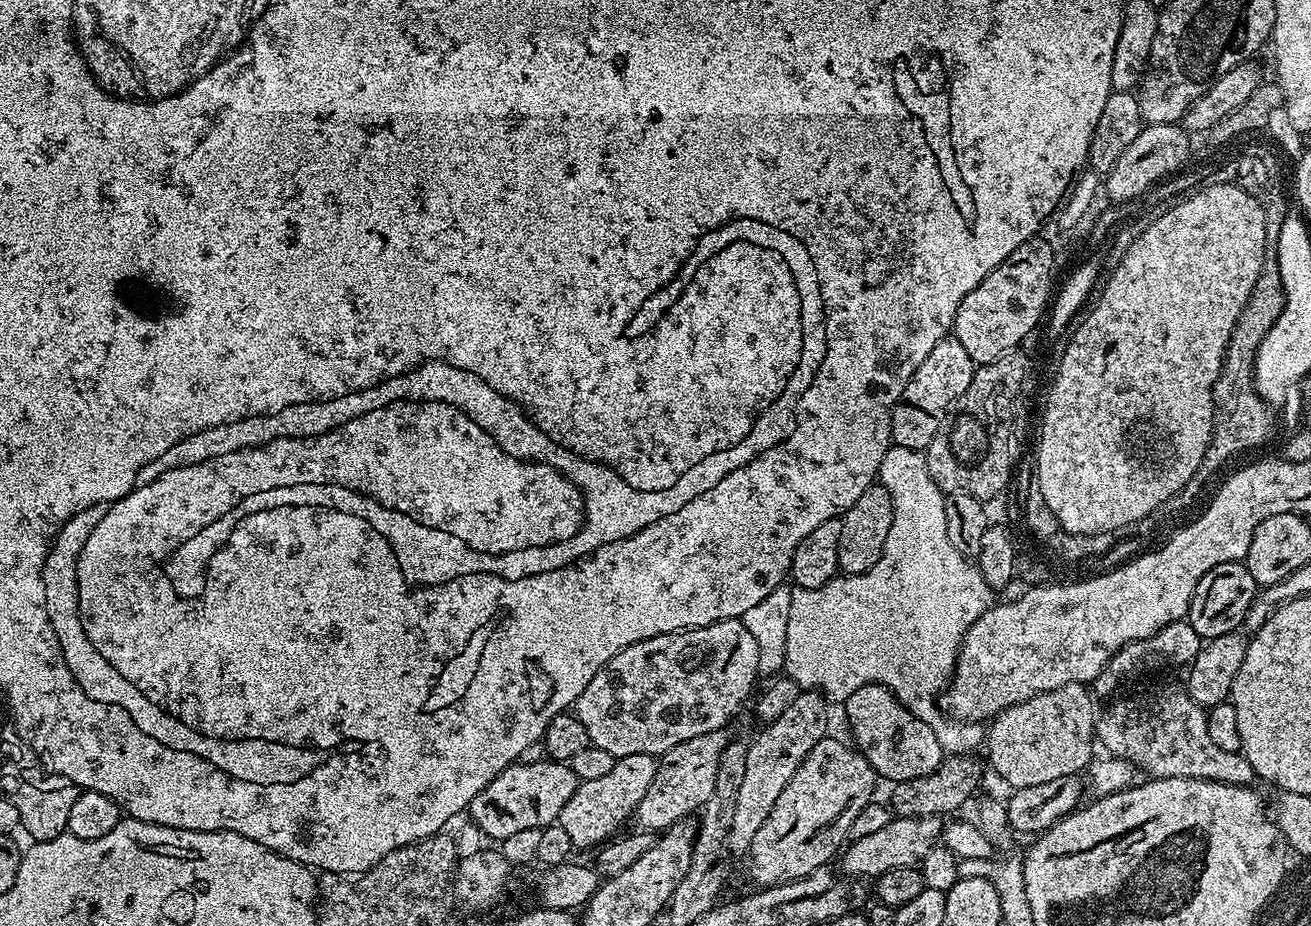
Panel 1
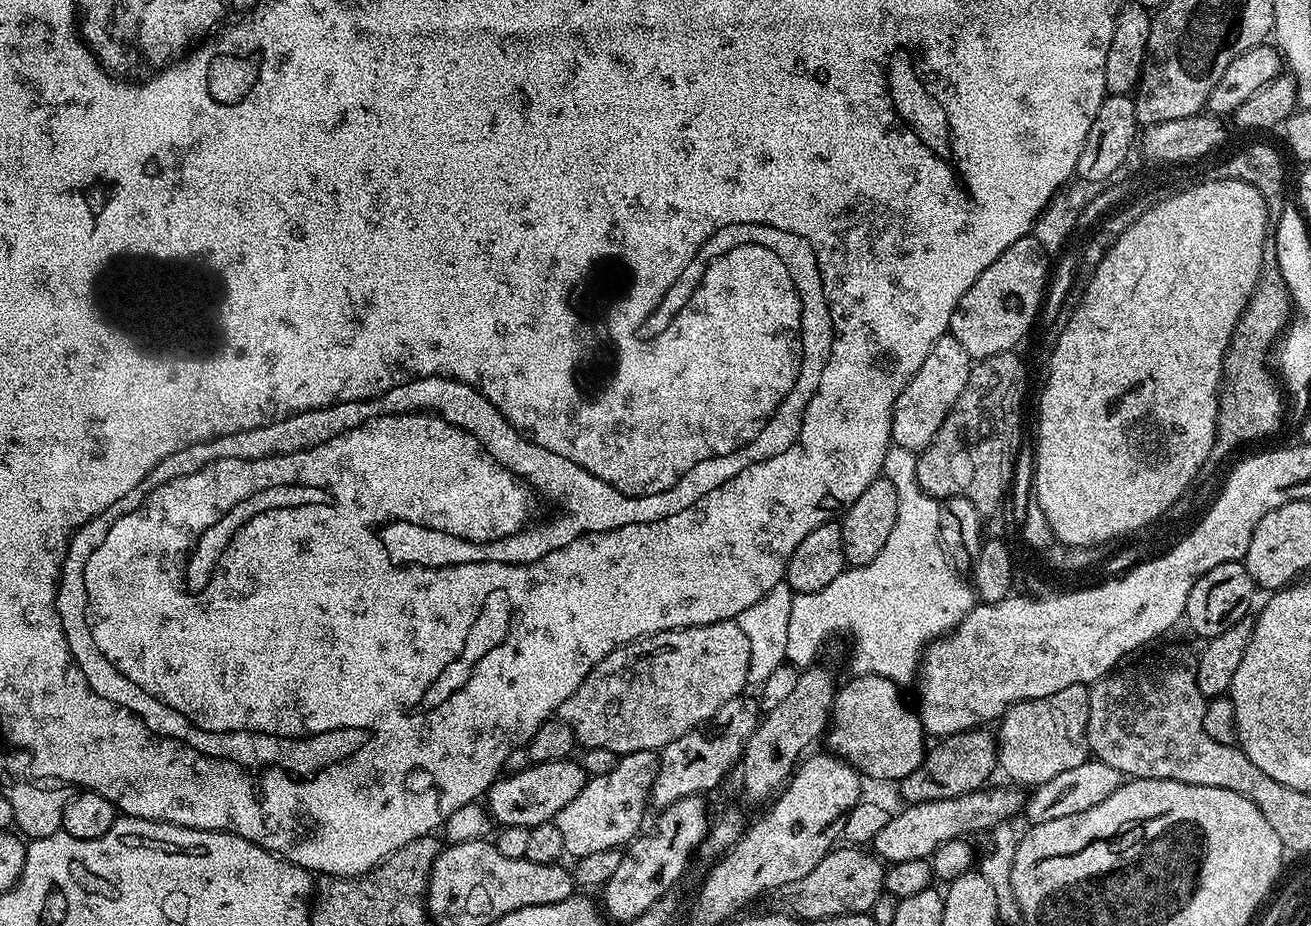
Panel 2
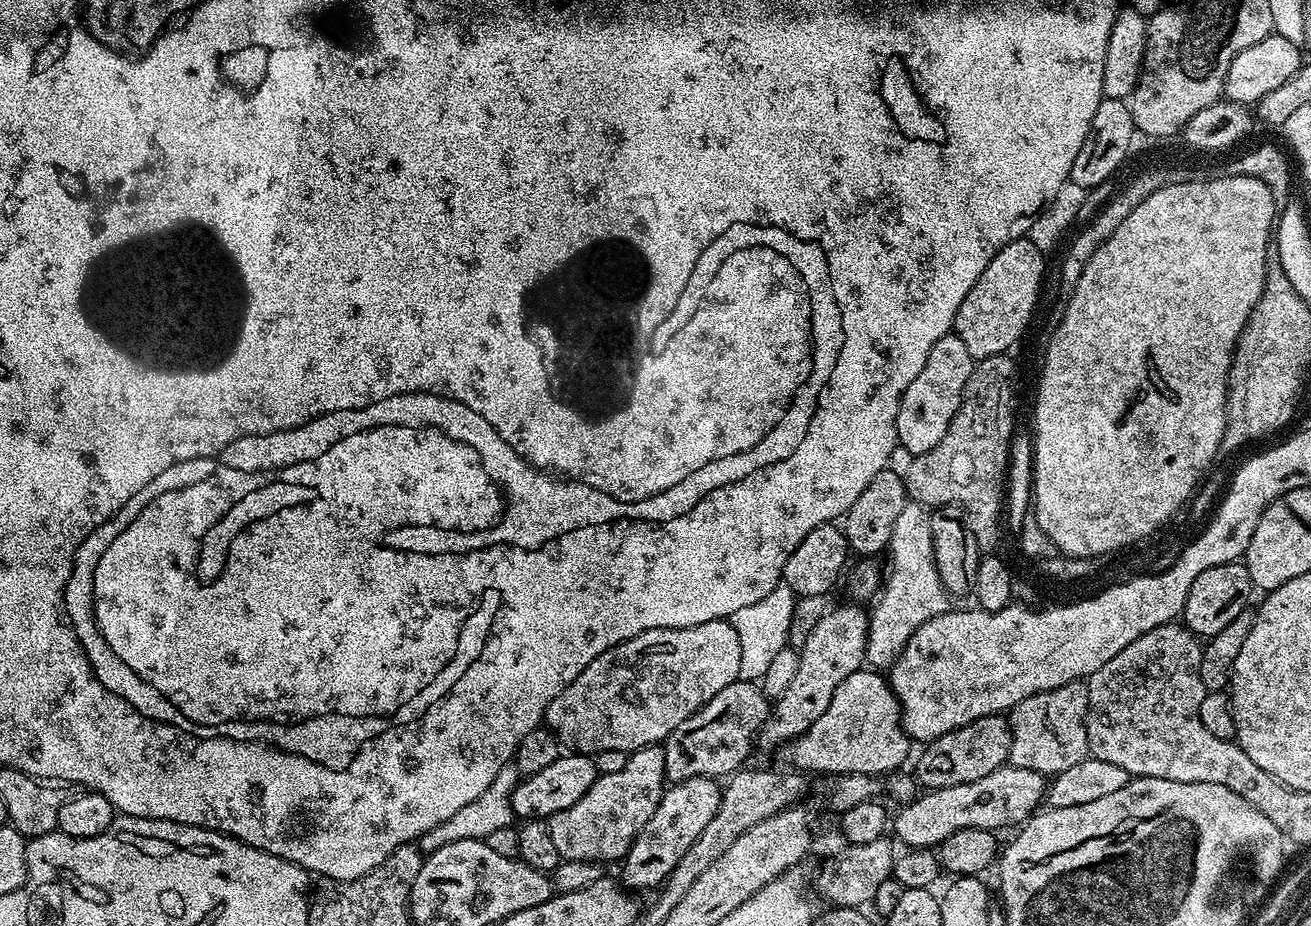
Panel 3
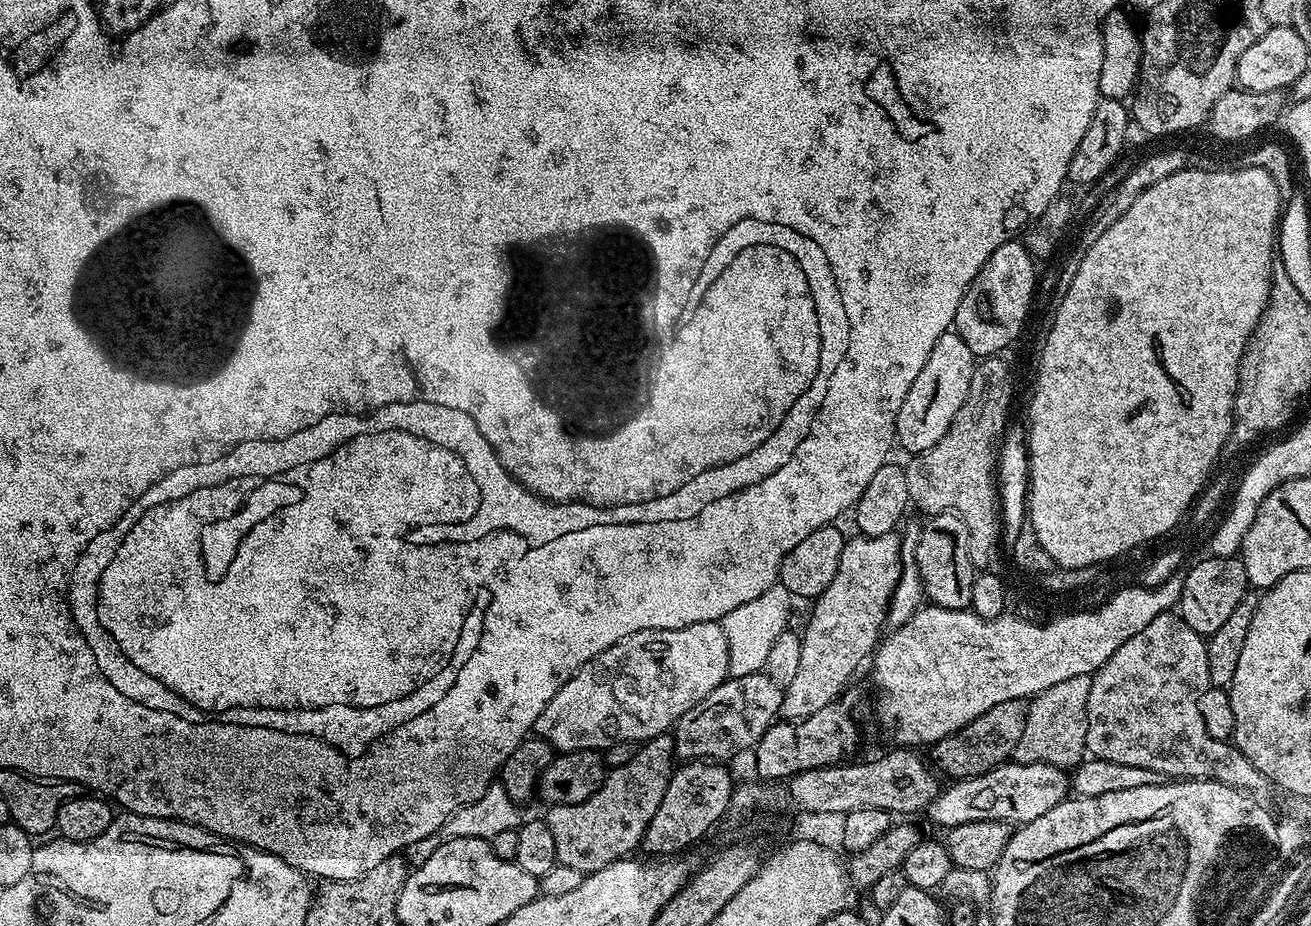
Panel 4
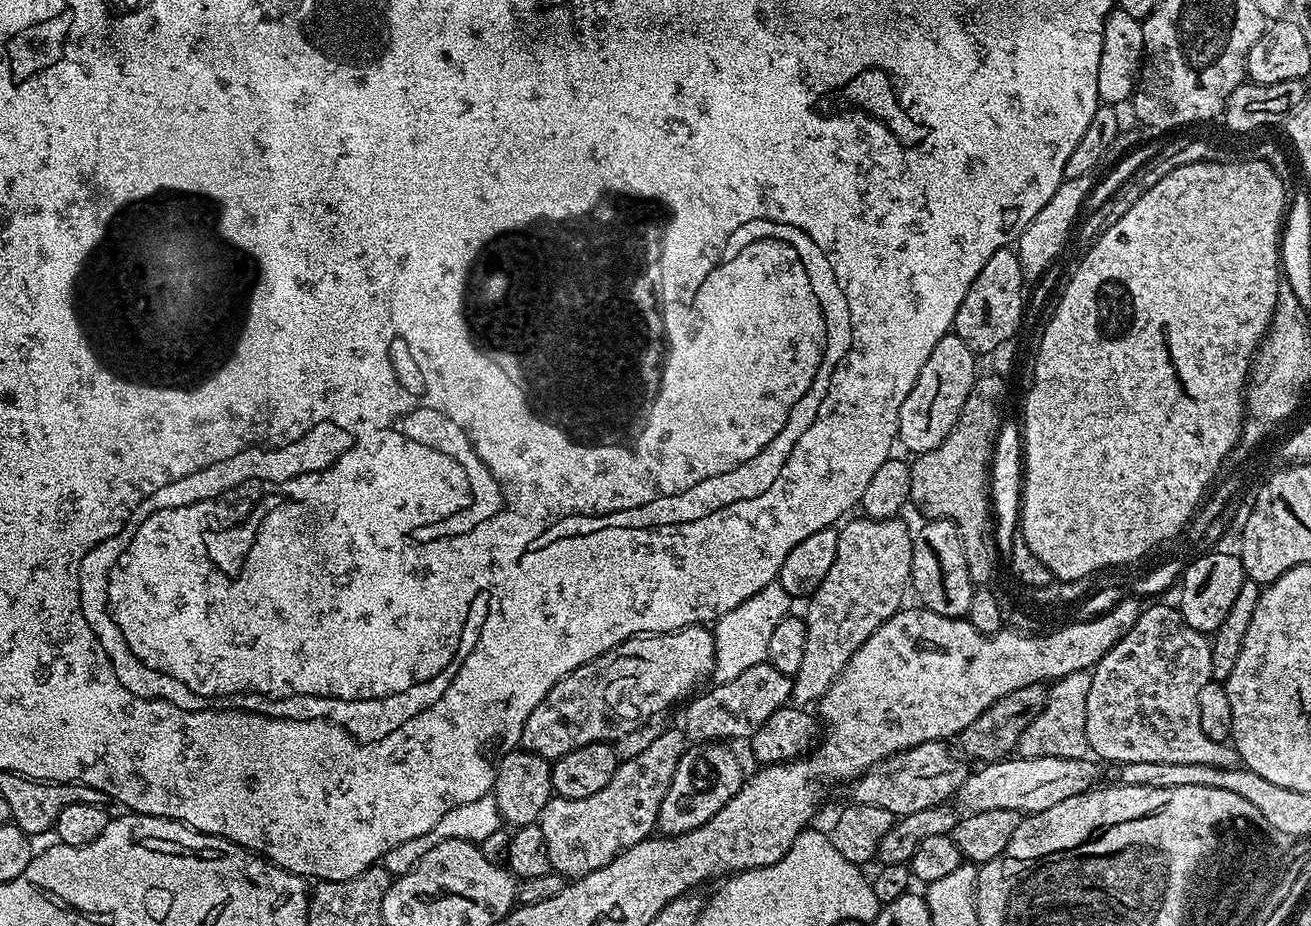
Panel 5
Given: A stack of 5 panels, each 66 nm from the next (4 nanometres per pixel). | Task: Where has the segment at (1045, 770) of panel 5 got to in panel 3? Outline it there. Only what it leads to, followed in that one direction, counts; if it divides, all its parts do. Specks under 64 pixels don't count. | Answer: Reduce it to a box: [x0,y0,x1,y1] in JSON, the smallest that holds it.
[895,766,1046,849]

